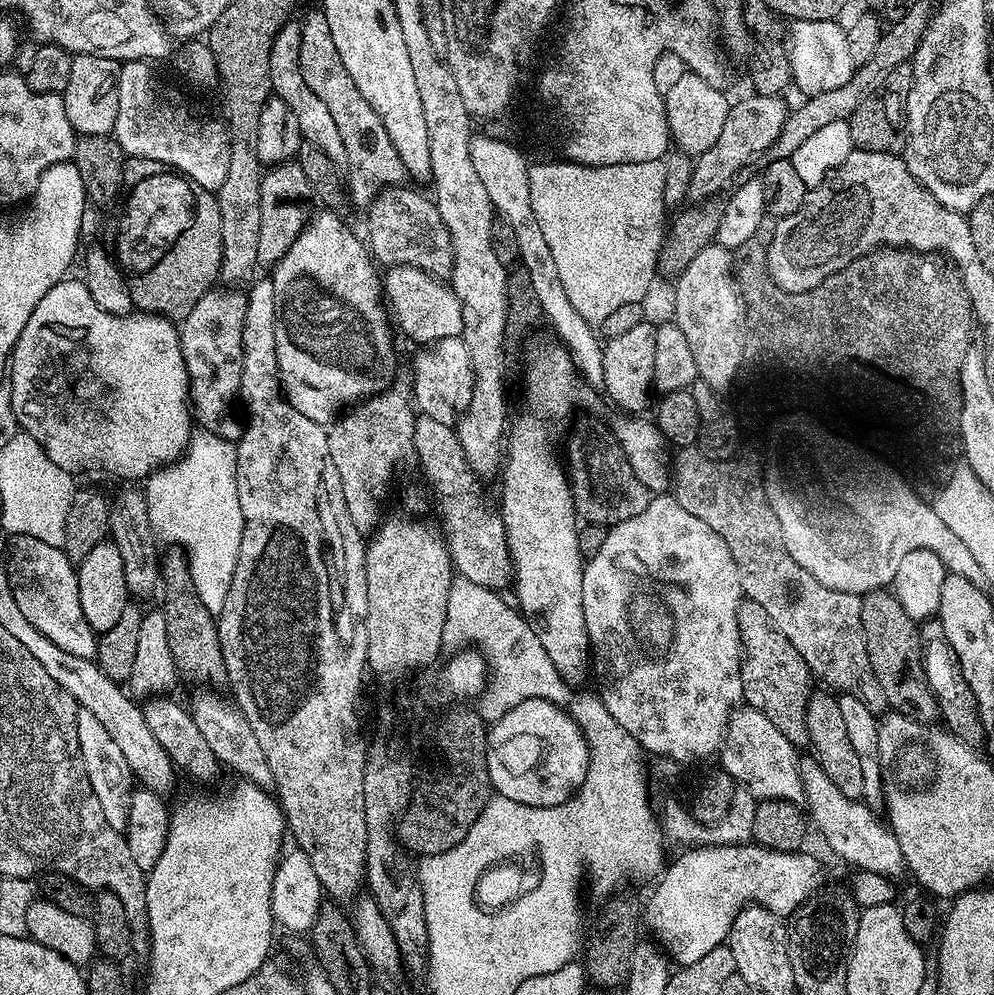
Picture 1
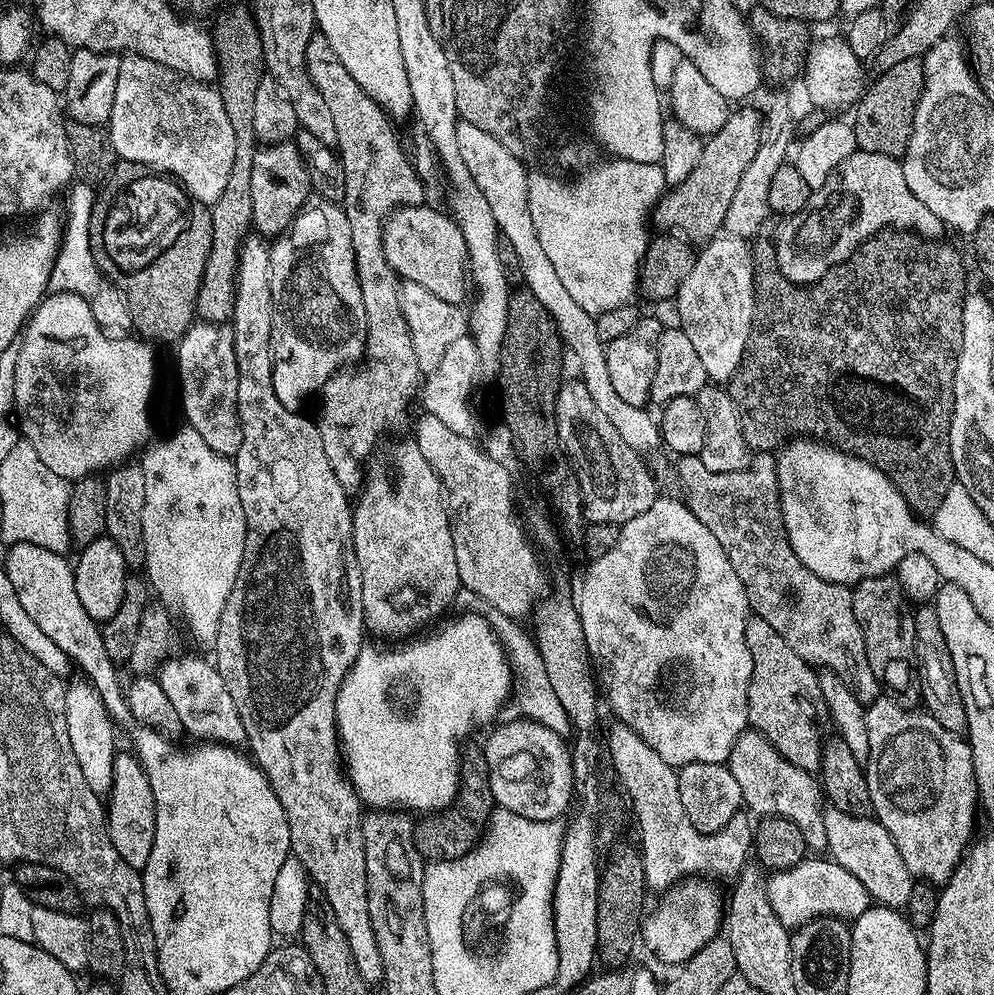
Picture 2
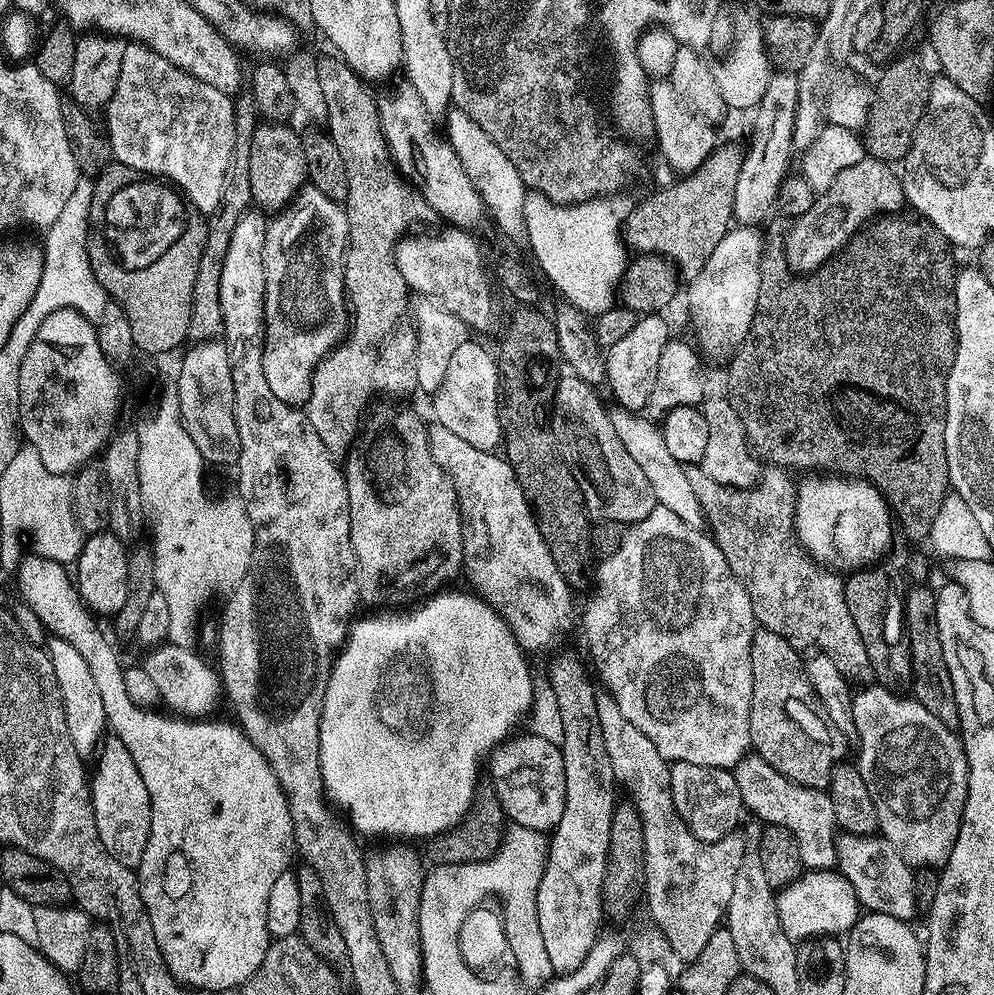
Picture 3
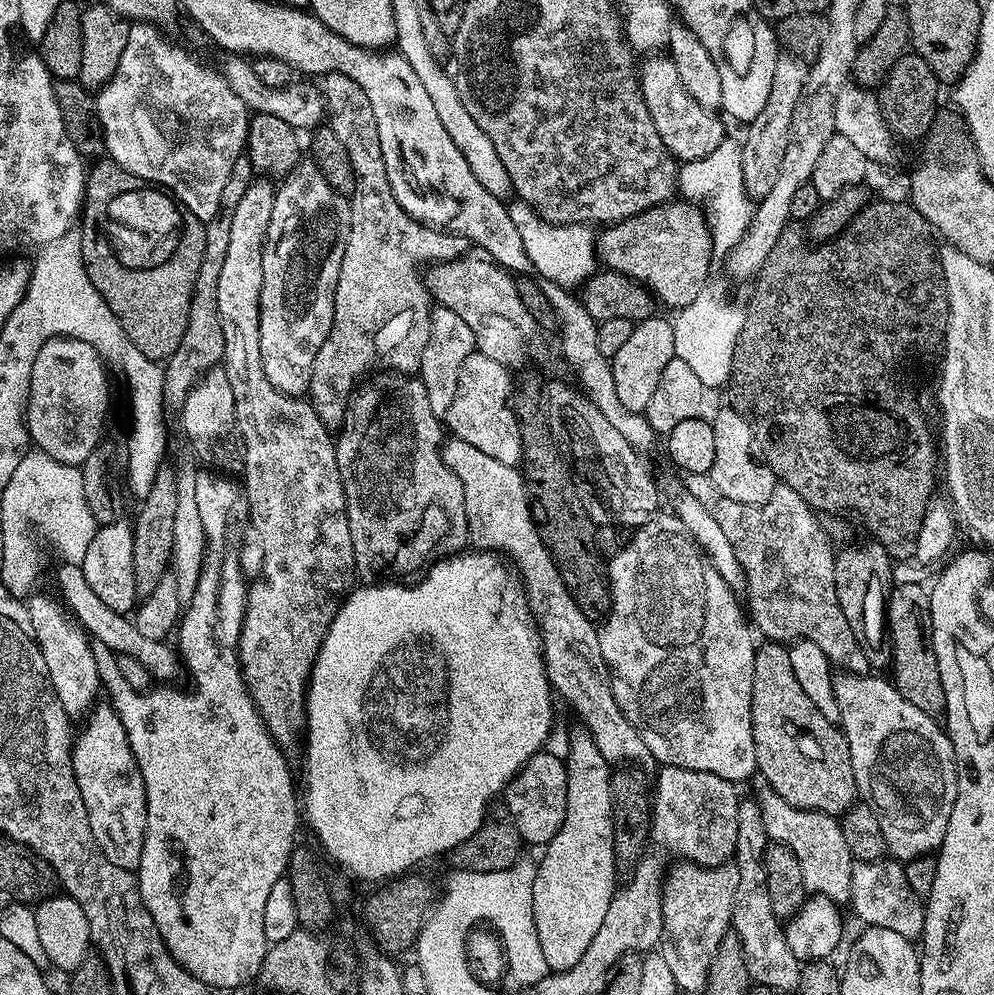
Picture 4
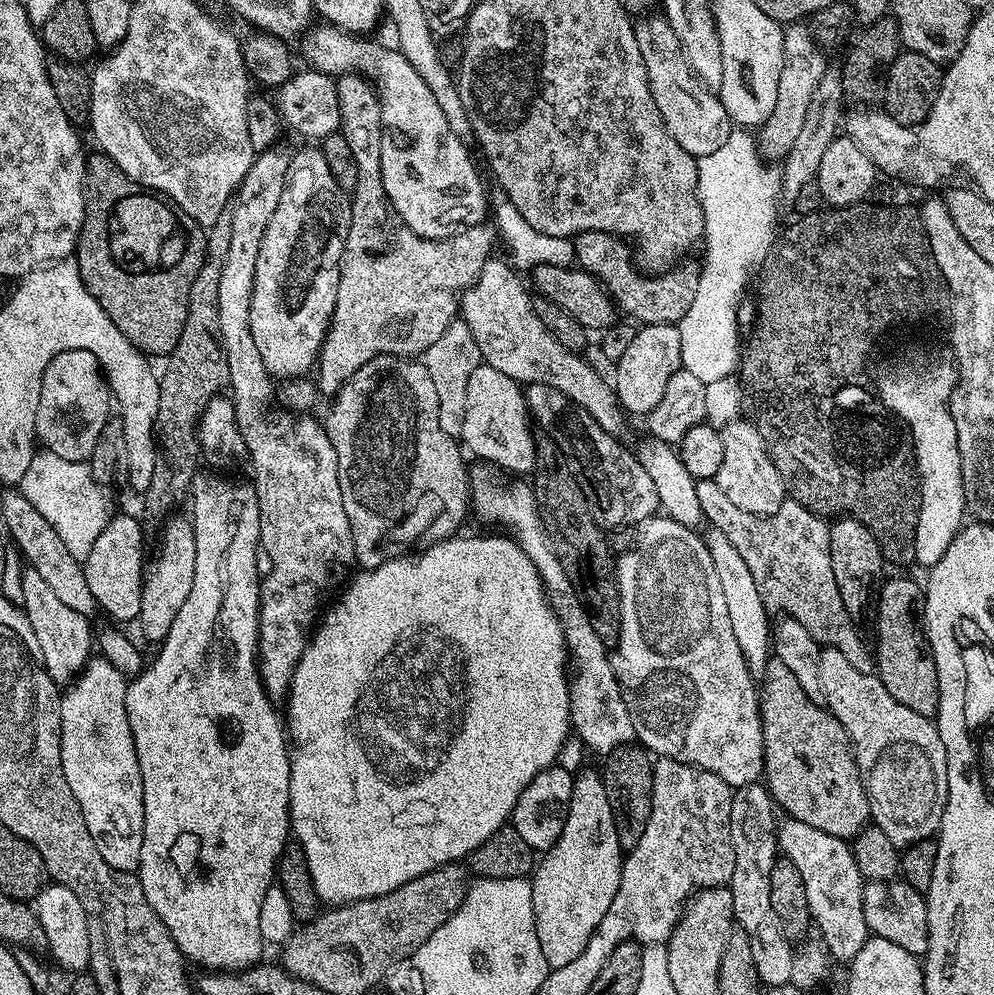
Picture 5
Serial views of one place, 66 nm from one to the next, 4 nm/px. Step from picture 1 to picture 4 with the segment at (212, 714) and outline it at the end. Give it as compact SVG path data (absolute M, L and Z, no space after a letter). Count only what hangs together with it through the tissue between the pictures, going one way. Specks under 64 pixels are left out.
M61 563L59 567L56 574L59 597L76 623L88 633L95 643L97 640L97 645L108 648L114 653L136 658L145 666L153 681L175 681L172 679L175 678L176 671L181 671L182 661L177 649L173 645L171 648L171 643L154 638L145 638L144 635L138 634L135 619L129 618L125 613L110 610L106 606L106 602L99 601L98 594L94 594L94 590L90 590L90 586L87 585L81 565Z

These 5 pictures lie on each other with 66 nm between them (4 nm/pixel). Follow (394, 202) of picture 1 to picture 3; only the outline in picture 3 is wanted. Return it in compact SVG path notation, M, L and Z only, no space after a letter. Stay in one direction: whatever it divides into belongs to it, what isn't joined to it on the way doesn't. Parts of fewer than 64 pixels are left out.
M455 226L445 229L440 240L401 238L396 243L398 270L402 270L402 278L406 278L413 293L438 301L473 333L488 332L496 324L497 293L494 291L494 280L489 269L488 272L484 269L480 244L472 237L475 235L471 231Z

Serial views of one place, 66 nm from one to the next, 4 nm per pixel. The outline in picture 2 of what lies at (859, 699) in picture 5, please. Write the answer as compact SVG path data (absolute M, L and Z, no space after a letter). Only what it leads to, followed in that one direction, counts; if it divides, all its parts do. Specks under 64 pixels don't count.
M881 698L875 700L874 703L867 705L866 708L866 738L870 738L870 750L866 761L866 771L868 774L868 785L870 786L870 802L875 819L880 821L882 827L888 831L890 838L894 838L894 846L898 846L898 854L902 854L902 862L906 862L906 870L910 870L910 874L920 882L927 882L933 886L943 886L947 884L948 879L952 877L952 871L963 860L965 852L970 847L970 841L973 839L974 831L972 827L976 824L976 816L978 820L978 789L976 786L976 774L972 768L972 751L968 745L967 739L963 735L946 730L946 726L942 726L929 716L924 710L909 710L897 704L891 698Z

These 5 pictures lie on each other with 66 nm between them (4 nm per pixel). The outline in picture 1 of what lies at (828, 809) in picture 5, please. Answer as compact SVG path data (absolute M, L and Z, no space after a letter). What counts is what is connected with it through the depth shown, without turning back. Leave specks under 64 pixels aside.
M744 598L738 606L738 632L742 659L742 690L743 703L754 710L762 710L791 744L804 746L808 744L806 730L806 706L808 698L814 691L814 677L806 666L802 654L790 646L790 638L770 622L770 614L762 610L758 602Z

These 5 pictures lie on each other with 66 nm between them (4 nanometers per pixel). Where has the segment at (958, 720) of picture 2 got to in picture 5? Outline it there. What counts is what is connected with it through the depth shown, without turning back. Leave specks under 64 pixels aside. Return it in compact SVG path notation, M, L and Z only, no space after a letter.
M896 576L893 580L885 579L883 583L879 585L878 595L874 600L874 608L876 604L876 648L874 644L874 672L875 675L880 677L882 686L886 686L886 690L890 694L890 698L895 698L897 702L902 702L902 706L910 706L910 710L914 710L914 714L922 714L923 716L932 718L935 717L938 710L938 674L936 673L936 663L934 662L934 654L932 648L928 645L928 633L924 631L924 590L918 583L915 584L912 580L907 580L904 576Z

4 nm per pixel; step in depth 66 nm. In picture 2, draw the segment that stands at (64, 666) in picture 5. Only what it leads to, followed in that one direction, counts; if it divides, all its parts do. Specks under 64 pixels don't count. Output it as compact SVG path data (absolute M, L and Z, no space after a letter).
M79 679L73 684L69 683L64 690L66 734L70 734L70 746L74 750L74 758L78 758L78 766L82 766L82 778L86 778L90 790L94 790L96 796L104 798L112 791L114 762L118 755L115 732L117 729L114 727L112 717L108 715L98 690L89 684L87 679Z

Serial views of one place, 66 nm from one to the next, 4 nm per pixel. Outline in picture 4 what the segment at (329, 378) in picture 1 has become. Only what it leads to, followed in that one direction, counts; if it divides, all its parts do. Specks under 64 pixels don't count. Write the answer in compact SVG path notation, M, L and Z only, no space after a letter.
M310 158L301 159L292 171L279 181L274 198L274 214L264 239L262 254L262 294L260 295L260 321L258 346L262 350L262 370L274 386L287 396L303 397L308 390L308 374L312 359L332 329L334 294L338 286L338 270L346 250L346 238L352 221L349 201L337 194L322 178L322 170Z

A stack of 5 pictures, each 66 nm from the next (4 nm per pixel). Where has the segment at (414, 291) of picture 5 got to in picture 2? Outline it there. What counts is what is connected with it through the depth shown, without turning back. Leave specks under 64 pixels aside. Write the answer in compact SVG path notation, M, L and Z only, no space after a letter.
M317 34L310 38L310 46L306 46L306 68L310 70L310 78L314 78L314 86L318 86L318 94L326 101L338 133L334 147L346 174L342 207L350 222L358 284L362 286L362 302L368 319L366 359L356 366L361 368L353 367L329 376L318 396L322 450L326 450L334 478L338 478L345 492L352 494L363 485L368 457L376 451L378 442L392 434L387 432L407 422L408 407L422 388L418 358L414 358L410 330L400 309L402 281L386 262L382 234L385 220L397 208L423 201L425 185L416 175L409 153L408 156L404 153L388 113L350 78L350 70L342 66L338 54L334 54L324 36Z

